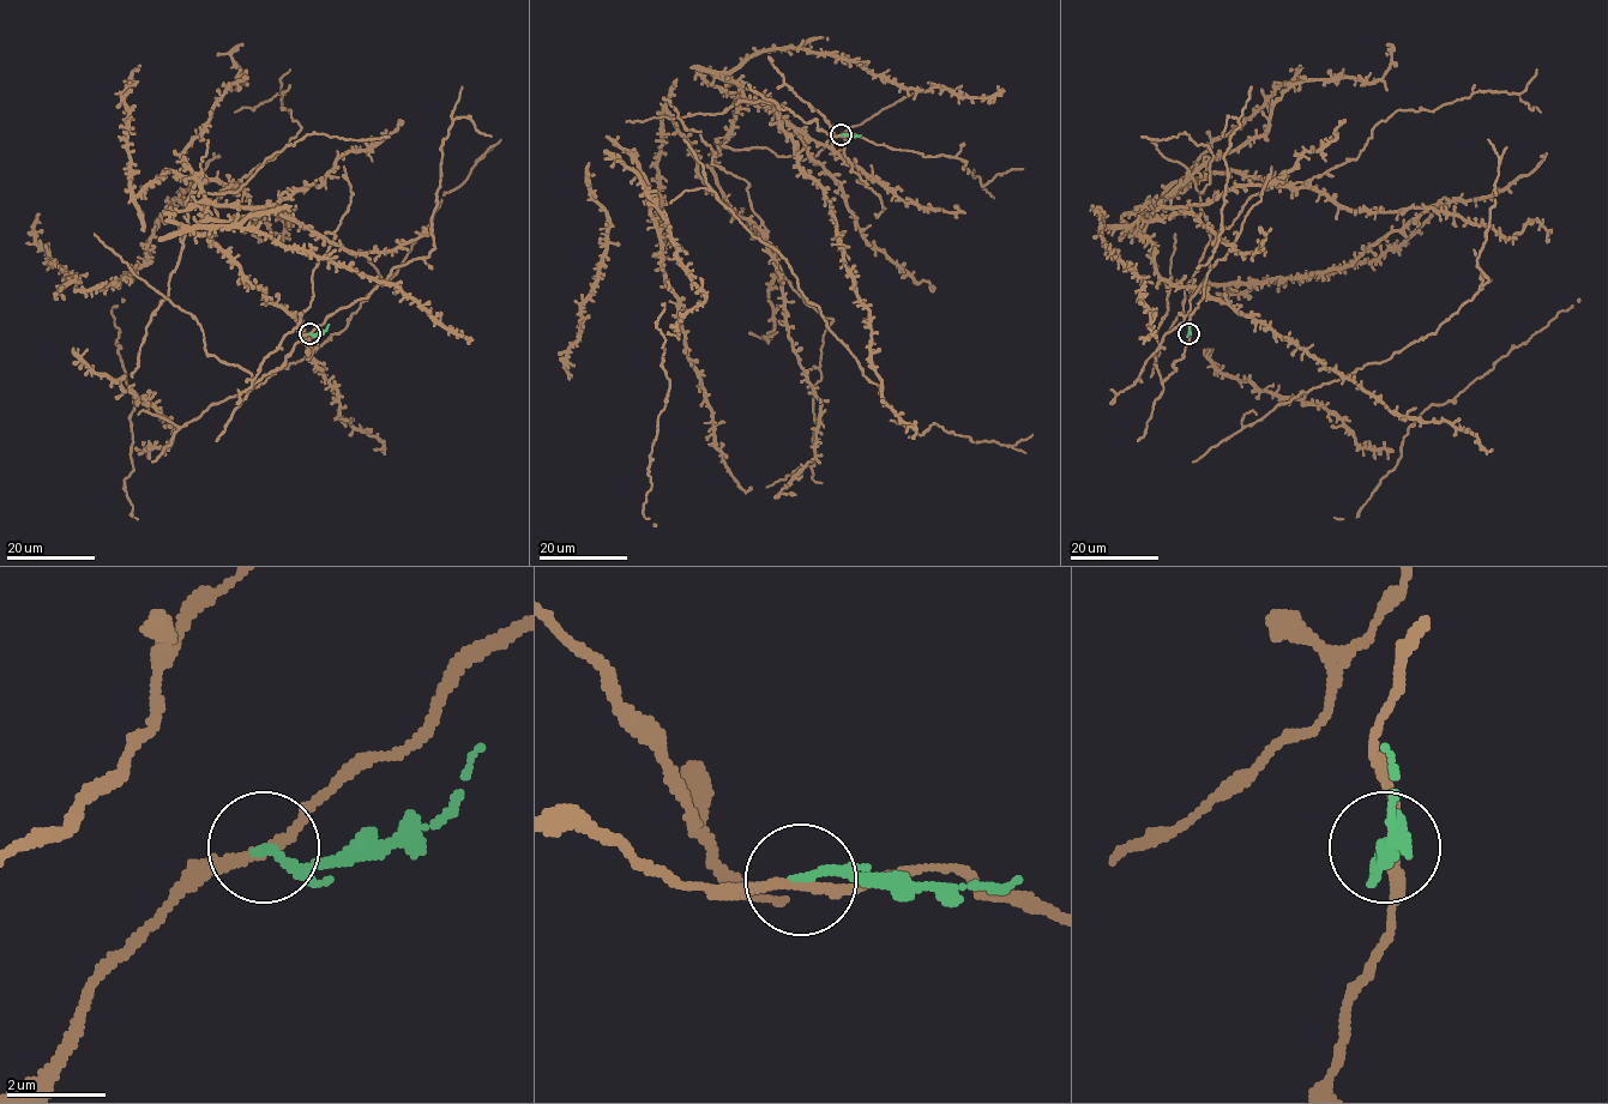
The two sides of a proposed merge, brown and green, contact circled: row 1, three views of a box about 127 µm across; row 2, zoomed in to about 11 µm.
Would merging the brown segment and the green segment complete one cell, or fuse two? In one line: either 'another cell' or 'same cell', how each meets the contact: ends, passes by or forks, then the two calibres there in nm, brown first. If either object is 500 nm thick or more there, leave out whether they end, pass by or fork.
another cell; brown passes by; green ends; calibres 190 and 190 nm

